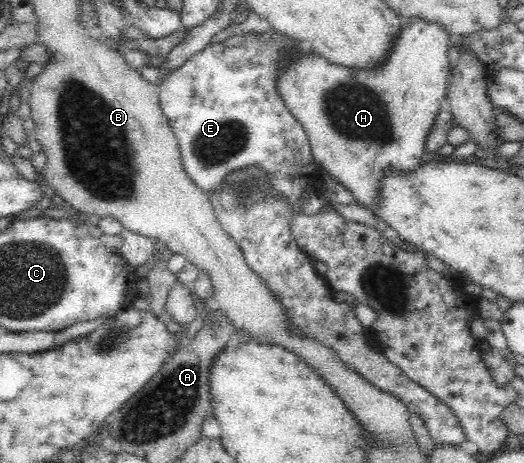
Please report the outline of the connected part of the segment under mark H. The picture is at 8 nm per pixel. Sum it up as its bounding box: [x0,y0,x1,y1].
[275,18,452,210]

